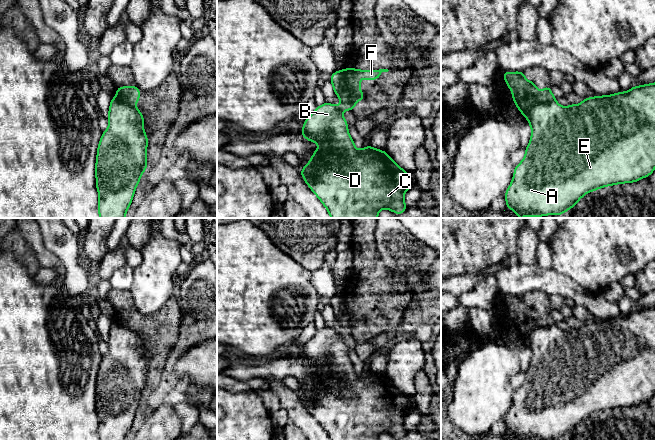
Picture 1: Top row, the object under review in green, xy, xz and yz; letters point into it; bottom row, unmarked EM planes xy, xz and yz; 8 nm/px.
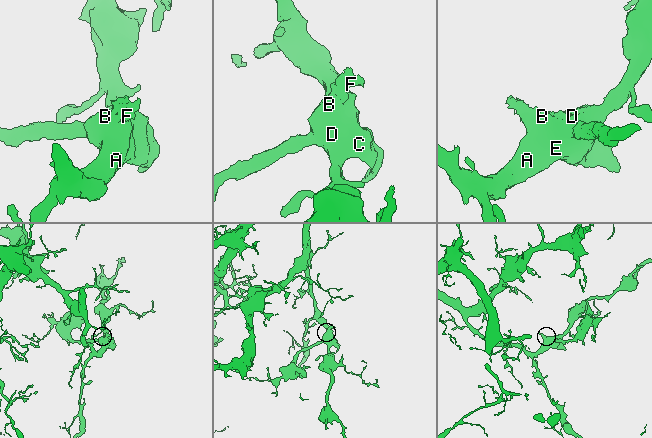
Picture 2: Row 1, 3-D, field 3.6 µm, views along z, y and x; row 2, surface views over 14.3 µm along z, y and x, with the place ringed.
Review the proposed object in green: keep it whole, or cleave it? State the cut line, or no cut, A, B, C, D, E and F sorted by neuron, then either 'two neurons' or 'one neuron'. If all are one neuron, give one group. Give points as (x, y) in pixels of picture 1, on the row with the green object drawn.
cut xz (343, 71), (345, 83), (352, 94), (353, 109); groups A B C D E / F; two neurons

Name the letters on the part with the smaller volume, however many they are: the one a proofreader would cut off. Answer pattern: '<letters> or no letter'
F

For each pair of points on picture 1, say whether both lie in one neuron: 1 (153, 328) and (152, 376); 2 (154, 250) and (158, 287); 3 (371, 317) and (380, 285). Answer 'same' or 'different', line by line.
1: same
2: same
3: same

